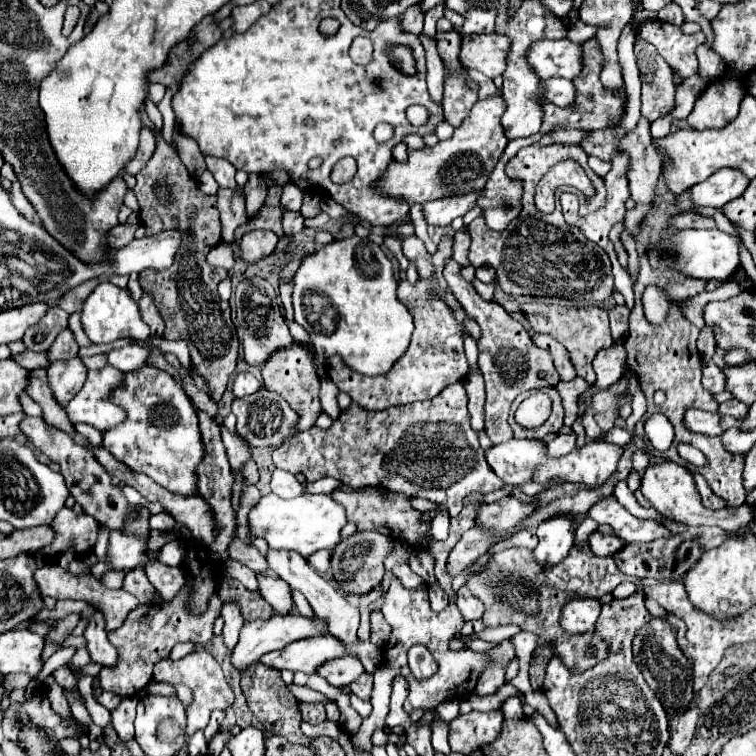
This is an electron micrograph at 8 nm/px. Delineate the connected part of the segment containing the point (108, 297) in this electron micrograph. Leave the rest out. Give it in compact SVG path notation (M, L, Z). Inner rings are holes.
M109 281L101 282L85 299L85 305L81 311L81 325L85 327L85 333L89 335L89 339L109 339L109 341L119 339L119 337L147 339L151 335L151 329L141 319L139 305L131 299L129 291L123 291Z

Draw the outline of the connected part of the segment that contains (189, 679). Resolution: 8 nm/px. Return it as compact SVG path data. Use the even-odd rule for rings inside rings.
M193 651L189 655L185 655L179 661L159 661L153 669L153 677L157 677L159 683L167 683L167 685L177 685L183 683L187 687L191 687L193 691L193 705L187 709L187 729L185 729L185 741L197 731L203 729L209 721L211 711L215 709L225 710L232 706L235 700L235 695L228 685L226 678L223 677L223 671L219 667L219 663L213 659L211 653L207 651ZM215 691L215 693L213 693Z

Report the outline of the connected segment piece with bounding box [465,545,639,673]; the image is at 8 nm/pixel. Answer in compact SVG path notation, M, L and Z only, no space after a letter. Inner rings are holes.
M589 545L583 549L573 547L571 553L553 569L541 567L533 561L531 549L513 547L505 555L493 555L489 559L487 569L481 575L471 577L465 585L479 597L485 605L483 625L485 627L499 627L499 625L517 625L523 631L531 631L539 637L537 647L553 647L553 655L559 657L567 669L573 673L583 673L583 669L591 669L599 661L603 661L603 639L595 631L571 635L565 633L559 619L561 609L571 599L597 599L603 591L615 589L623 581L633 581L639 587L639 577L629 577L621 573L611 557L597 557L591 553ZM597 645L597 655L587 657L587 647Z

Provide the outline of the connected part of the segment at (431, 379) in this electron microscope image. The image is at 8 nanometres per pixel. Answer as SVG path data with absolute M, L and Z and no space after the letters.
M419 279L417 285L411 285L409 281L399 281L397 299L405 303L409 313L413 315L415 329L411 335L409 349L397 359L397 365L393 365L389 373L381 377L361 377L361 373L349 369L341 361L341 357L327 359L329 379L339 387L339 391L349 393L351 399L363 409L383 411L393 405L407 405L413 401L431 399L439 395L447 385L461 381L469 371L459 325L447 309L447 305L441 301L441 297L435 297L433 283L423 279Z

